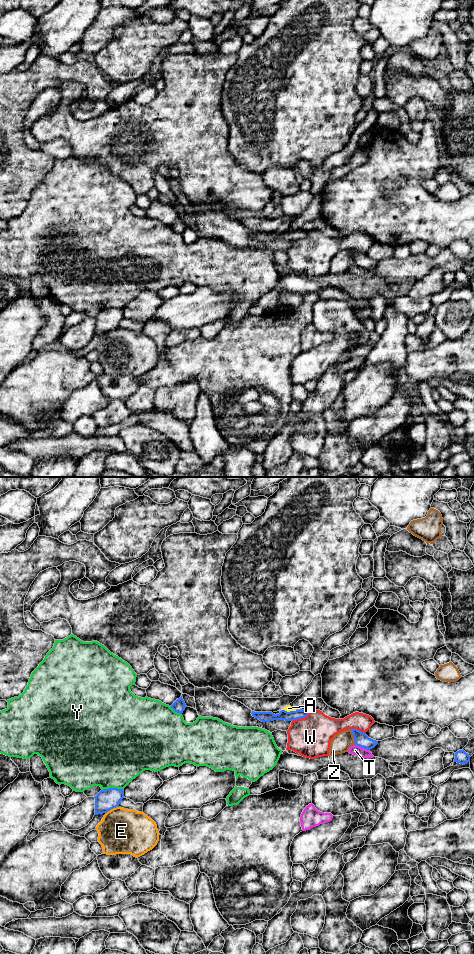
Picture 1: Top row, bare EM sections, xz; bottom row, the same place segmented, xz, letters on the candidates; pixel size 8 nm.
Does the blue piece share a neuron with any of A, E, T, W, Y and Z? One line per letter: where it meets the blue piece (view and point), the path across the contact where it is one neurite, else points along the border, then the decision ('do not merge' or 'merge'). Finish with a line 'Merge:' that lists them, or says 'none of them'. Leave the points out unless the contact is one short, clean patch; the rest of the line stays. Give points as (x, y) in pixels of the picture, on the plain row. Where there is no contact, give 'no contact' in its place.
A: xz (290, 231) | do not merge
E: xz (112, 328) | do not merge
T: xz (362, 267) | do not merge
W: xz (301, 237) | do not merge
Y: xz (112, 308) | do not merge
Z: xz (353, 256) | along xz (349, 249), (356, 264) | do not merge
Merge: none of them

